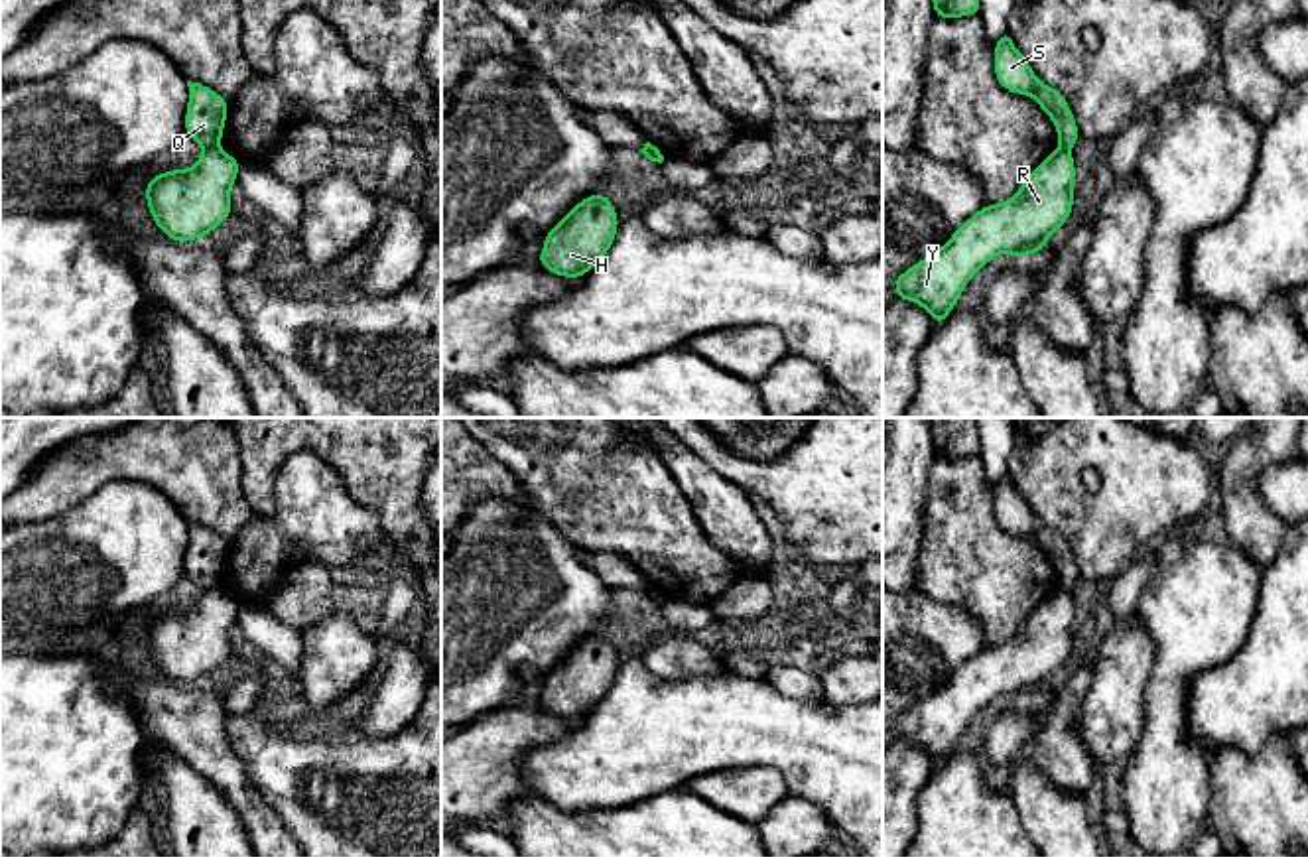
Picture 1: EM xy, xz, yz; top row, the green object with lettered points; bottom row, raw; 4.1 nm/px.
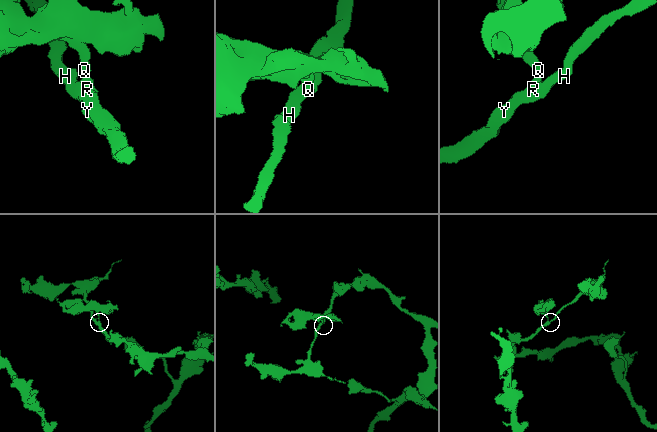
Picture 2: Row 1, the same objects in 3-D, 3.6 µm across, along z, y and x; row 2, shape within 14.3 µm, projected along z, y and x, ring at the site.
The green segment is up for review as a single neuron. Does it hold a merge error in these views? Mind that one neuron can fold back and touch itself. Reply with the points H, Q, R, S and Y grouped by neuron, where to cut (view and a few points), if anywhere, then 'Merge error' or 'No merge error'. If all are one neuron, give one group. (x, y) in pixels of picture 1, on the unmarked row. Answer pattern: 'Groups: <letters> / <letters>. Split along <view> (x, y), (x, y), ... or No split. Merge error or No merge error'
Groups: H R Y / Q S. Split along xy (217, 586), (203, 592). Merge error

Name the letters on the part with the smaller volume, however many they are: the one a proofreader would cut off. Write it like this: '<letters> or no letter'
Q, S

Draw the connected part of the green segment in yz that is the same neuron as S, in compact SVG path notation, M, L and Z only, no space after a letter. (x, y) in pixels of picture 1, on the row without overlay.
M1009 471L995 483L995 520L1007 532L1032 538L1038 544L1056 565L1058 583L1064 591L1081 579L1064 536L1034 516L1028 500L1014 489Z

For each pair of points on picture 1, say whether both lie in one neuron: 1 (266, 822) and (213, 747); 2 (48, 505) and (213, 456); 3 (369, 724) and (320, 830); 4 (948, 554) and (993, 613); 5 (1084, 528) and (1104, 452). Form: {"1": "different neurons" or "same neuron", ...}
{"1": "same neuron", "2": "same neuron", "3": "different neurons", "4": "same neuron", "5": "same neuron"}

